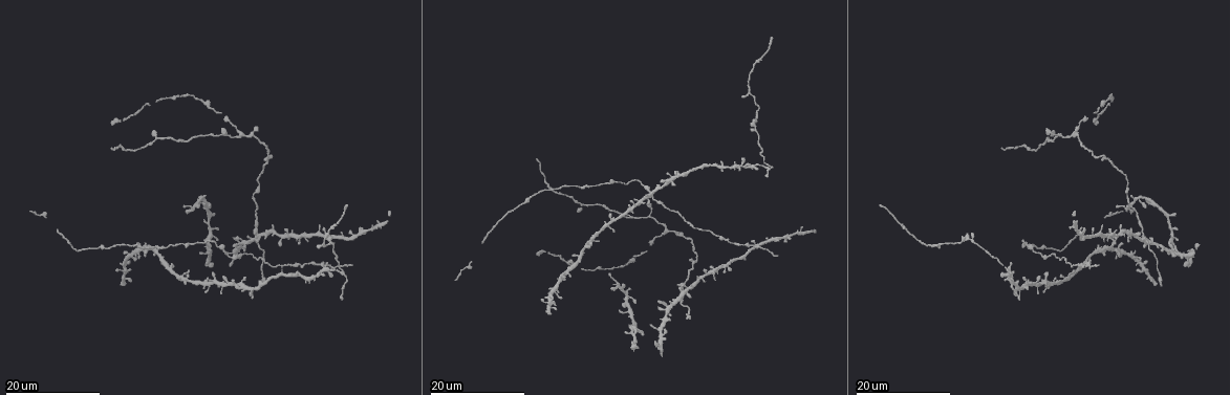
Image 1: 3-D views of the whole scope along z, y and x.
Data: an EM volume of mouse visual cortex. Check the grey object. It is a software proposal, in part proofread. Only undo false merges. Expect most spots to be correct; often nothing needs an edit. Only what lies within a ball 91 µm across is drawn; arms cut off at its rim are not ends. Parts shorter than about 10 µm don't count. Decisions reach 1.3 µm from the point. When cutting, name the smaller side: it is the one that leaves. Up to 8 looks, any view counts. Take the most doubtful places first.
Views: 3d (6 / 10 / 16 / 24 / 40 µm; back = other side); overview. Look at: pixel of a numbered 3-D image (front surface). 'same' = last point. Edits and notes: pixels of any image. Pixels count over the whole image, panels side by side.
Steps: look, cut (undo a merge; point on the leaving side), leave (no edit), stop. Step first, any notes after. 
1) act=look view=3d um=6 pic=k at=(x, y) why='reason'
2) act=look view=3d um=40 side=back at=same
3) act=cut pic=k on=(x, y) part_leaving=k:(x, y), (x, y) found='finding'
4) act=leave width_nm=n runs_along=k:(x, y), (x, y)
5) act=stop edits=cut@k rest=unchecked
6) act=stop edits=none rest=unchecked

act=look view=3d um=24 pic=1 at=(666, 229) why='a fork'

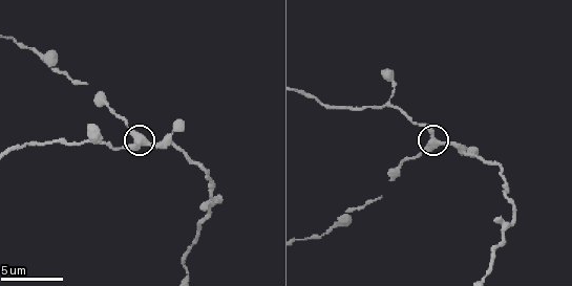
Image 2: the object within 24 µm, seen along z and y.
act=look view=3d um=10 pic=2 at=(433, 141)

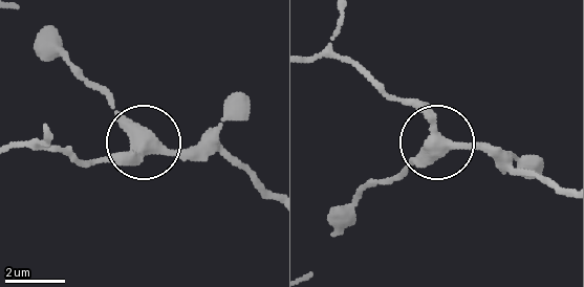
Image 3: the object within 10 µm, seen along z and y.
act=leave side_arm_um=39 runs_along=3:(562, 191), (479, 149), (441, 144), (427, 116), (369, 73) found='continuous, no second cell'

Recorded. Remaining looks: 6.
act=look view=3d um=16 pic=1 at=(227, 256)

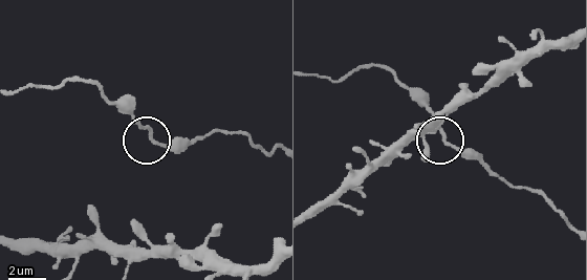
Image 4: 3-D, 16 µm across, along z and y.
act=look view=3d um=10 pic=4 at=(153, 141) why='zoom in'

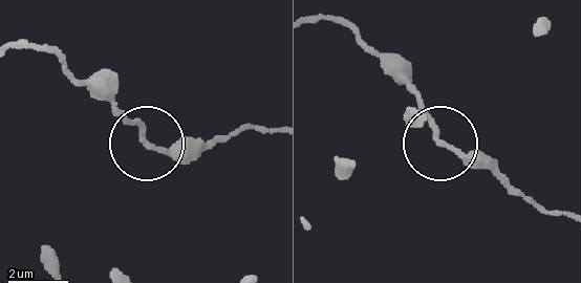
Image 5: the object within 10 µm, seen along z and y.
act=look view=3d um=6 pic=5 at=(149, 145)

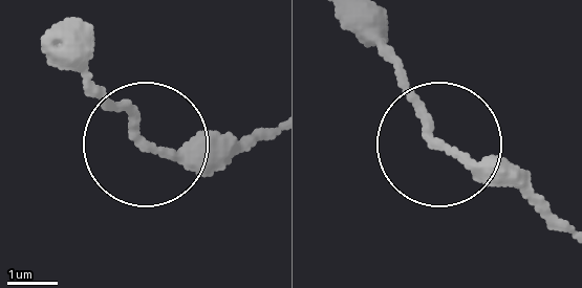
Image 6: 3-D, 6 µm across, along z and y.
act=leave runs_along=6:(564, 229), (434, 138), (367, 29) found='all the same cell'

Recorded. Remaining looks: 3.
act=look view=3d um=16 pic=1 at=(742, 167) why='four-way junction'

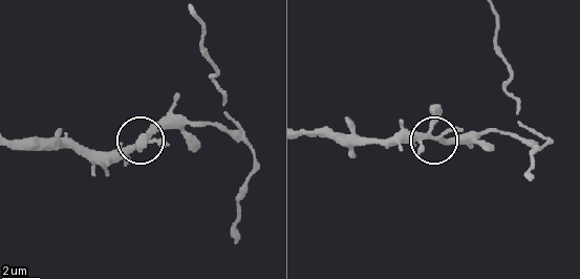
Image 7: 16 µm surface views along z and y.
act=look view=3d um=10 pic=7 at=(434, 136)

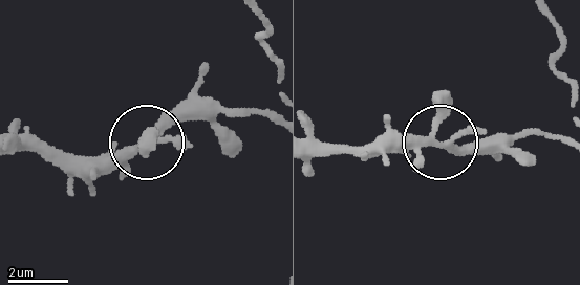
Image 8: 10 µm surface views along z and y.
act=leave runs_along=8:(18, 144), (123, 159), (195, 94) found='all the same cell'

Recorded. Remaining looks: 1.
act=stop edits=none rest=unchecked

